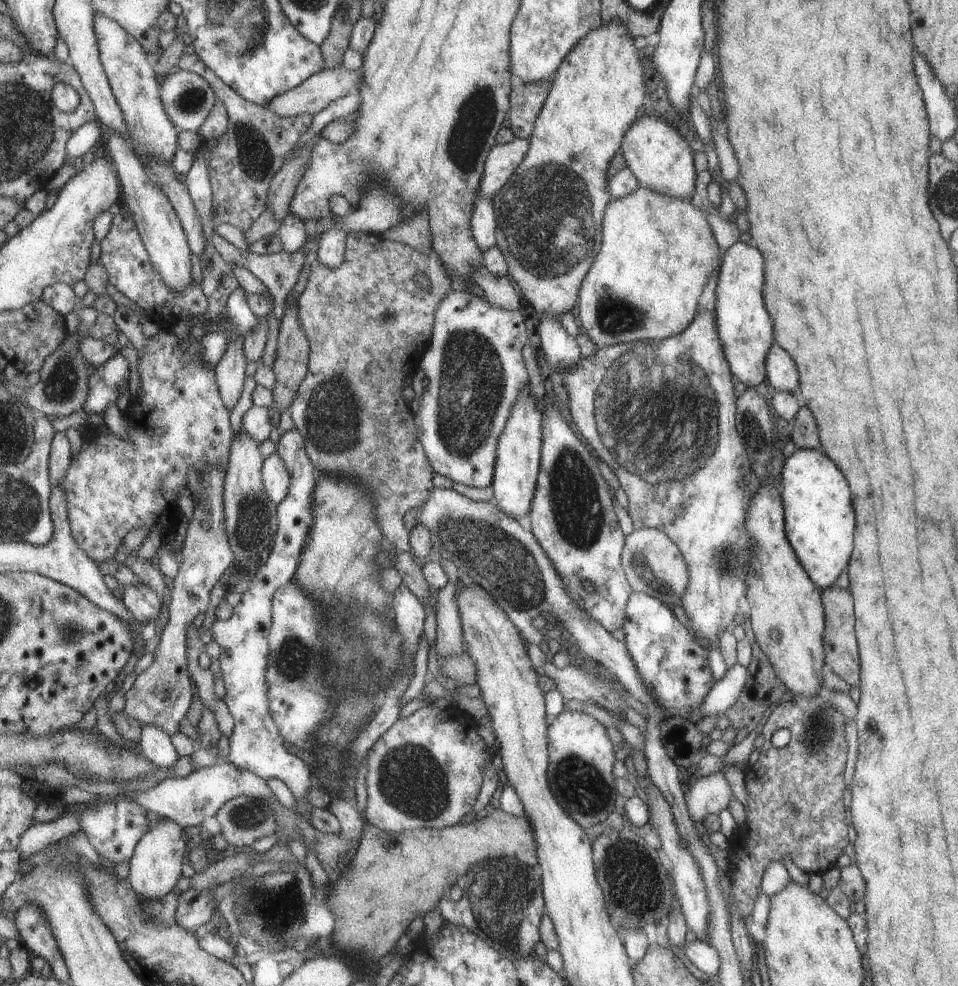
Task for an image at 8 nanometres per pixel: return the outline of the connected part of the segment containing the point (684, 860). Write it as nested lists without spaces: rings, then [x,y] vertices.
[[[652,782],[651,785],[645,788],[645,793],[648,800],[649,813],[651,813],[649,823],[653,824],[658,834],[659,844],[657,850],[667,865],[667,869],[672,872],[674,877],[672,881],[675,884],[675,896],[683,913],[686,928],[692,930],[697,939],[706,942],[705,927],[707,926],[707,921],[710,921],[710,902],[706,897],[706,888],[702,883],[698,864],[685,846],[680,846],[680,834],[675,826],[674,816],[671,814],[670,805],[667,804],[666,797],[659,792],[659,789]]]

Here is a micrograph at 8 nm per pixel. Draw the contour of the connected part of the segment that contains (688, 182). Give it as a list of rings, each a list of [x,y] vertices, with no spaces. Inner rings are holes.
[[[653,112],[639,115],[622,136],[619,149],[626,167],[634,173],[639,185],[658,193],[667,193],[669,196],[692,198],[695,170],[691,162],[691,150],[687,142],[677,134],[677,130],[673,130],[665,119]]]

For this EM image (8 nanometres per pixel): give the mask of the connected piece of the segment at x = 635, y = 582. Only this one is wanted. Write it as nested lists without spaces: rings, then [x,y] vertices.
[[[643,527],[624,536],[620,563],[633,592],[655,597],[671,610],[673,606],[681,606],[688,583],[687,567],[677,545],[659,529]]]

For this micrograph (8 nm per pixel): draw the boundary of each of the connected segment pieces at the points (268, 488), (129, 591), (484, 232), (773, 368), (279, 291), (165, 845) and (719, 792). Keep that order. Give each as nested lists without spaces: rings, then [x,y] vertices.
[[[274,451],[262,460],[262,487],[267,496],[278,503],[285,498],[290,483],[287,467]]]
[[[139,583],[138,587],[123,584],[121,586],[124,589],[122,601],[134,620],[144,625],[149,621],[154,622],[159,609],[162,608],[163,600],[160,596],[145,583]]]
[[[477,197],[474,199],[473,216],[470,219],[472,236],[476,247],[481,251],[496,244],[496,216],[491,198]]]
[[[771,343],[766,354],[767,382],[779,391],[798,394],[797,369],[793,359],[778,344]]]
[[[212,232],[210,239],[214,249],[221,255],[221,258],[231,267],[233,265],[244,266],[255,278],[261,281],[261,284],[266,288],[268,294],[272,298],[273,314],[276,319],[280,319],[284,313],[284,299],[293,288],[293,284],[299,276],[301,266],[303,266],[303,253],[295,251],[290,253],[287,251],[279,251],[272,254],[255,254],[251,251],[242,251],[238,249],[233,243],[227,242],[224,238]]]
[[[159,819],[150,824],[134,848],[134,854],[128,860],[128,883],[140,896],[140,899],[155,900],[166,895],[181,876],[181,860],[185,856],[185,836],[179,825],[169,819]]]
[[[720,770],[699,777],[697,781],[689,784],[684,799],[692,821],[702,822],[706,814],[718,813],[725,809],[731,795],[729,783]]]

